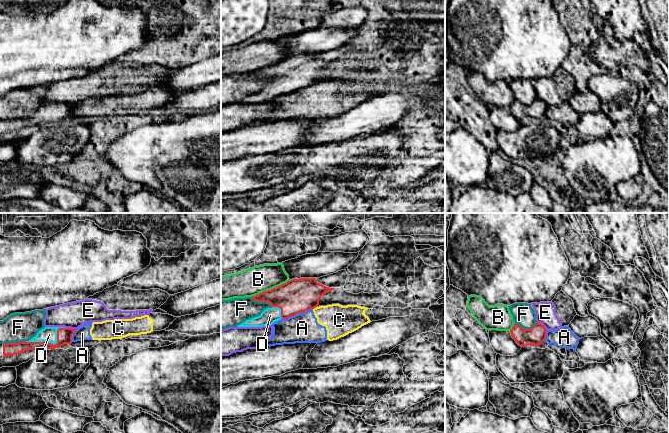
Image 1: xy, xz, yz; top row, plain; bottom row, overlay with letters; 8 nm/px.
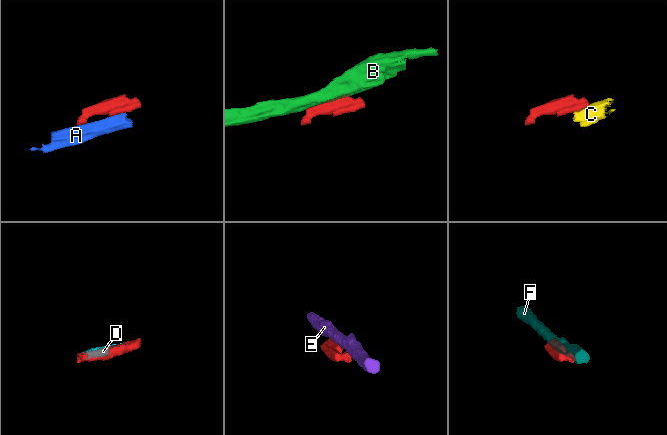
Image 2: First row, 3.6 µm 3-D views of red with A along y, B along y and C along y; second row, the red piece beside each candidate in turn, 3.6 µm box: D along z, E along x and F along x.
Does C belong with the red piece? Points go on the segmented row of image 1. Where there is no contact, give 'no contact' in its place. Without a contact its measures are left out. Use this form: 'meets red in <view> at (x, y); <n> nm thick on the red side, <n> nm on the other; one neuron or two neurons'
meets red in xz at (314, 307); 280 nm thick on the red side, 240 nm on the other; two neurons

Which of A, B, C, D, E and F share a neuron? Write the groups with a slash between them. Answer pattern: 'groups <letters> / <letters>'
groups A C / B / D / E / F

